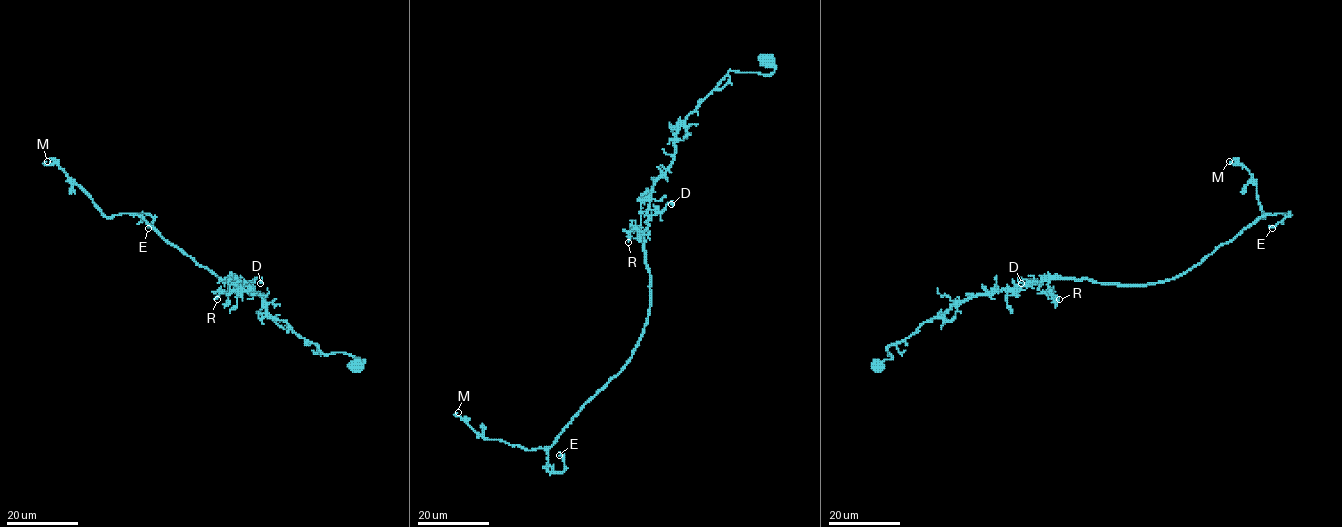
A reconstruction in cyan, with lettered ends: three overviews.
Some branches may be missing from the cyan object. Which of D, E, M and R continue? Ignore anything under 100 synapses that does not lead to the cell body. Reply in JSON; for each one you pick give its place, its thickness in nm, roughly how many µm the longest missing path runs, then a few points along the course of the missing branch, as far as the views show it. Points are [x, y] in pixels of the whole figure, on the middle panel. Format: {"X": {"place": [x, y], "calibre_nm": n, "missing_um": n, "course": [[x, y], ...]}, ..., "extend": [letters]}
{"extend": []}

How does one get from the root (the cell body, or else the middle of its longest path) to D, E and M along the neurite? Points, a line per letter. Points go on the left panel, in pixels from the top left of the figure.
D: (356, 365), (358, 369), (364, 360), (323, 353), (272, 317), (260, 295), (237, 287), (258, 277), (260, 283)
E: (356, 365), (364, 360), (323, 353), (272, 317), (260, 295), (199, 265), (137, 213), (153, 217), (148, 228)
M: (356, 365), (364, 360), (323, 353), (272, 317), (260, 295), (199, 265), (142, 217), (106, 217), (47, 161)

